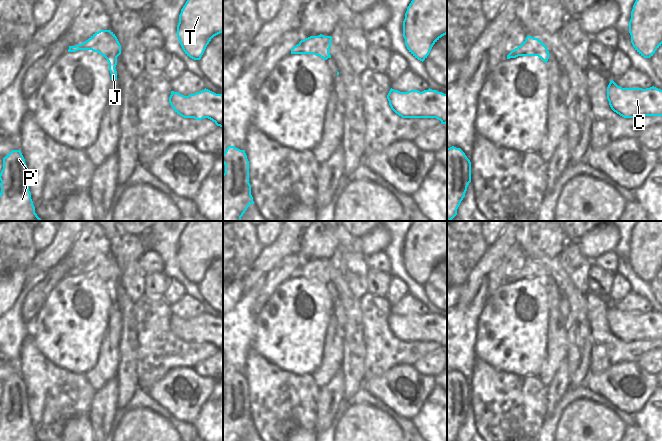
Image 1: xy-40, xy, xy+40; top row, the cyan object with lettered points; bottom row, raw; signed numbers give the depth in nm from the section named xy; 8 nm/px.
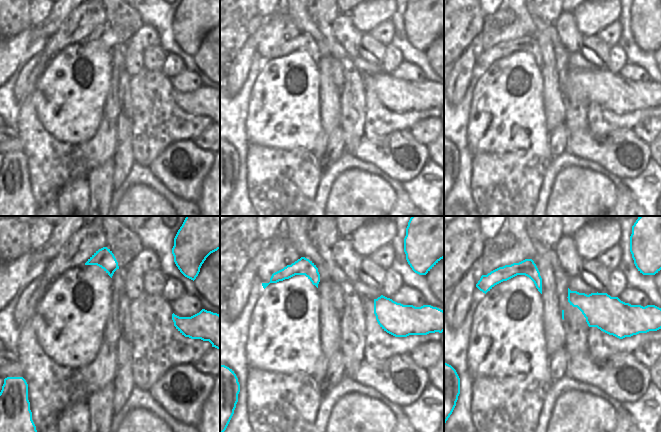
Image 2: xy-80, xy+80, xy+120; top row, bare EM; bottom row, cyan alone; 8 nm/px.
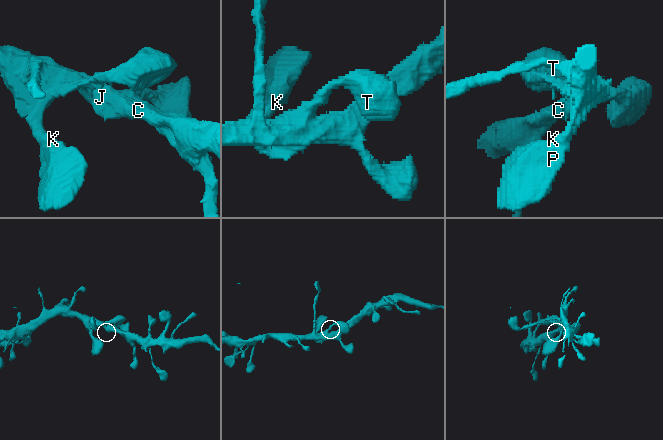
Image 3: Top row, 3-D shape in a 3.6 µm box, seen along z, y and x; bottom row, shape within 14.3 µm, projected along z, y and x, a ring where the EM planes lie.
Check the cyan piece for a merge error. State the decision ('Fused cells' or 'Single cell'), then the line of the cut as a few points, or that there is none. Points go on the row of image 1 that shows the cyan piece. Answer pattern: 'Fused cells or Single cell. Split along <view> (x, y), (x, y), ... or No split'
Single cell. No split.

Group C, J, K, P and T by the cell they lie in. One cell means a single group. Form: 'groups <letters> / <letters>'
groups C J K P T

